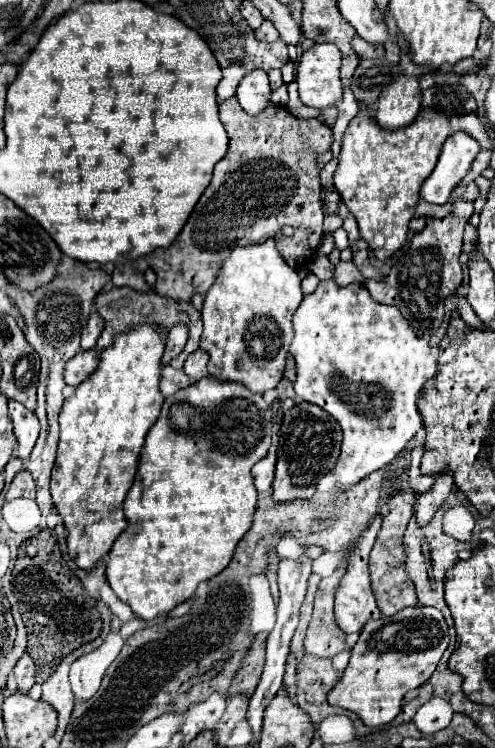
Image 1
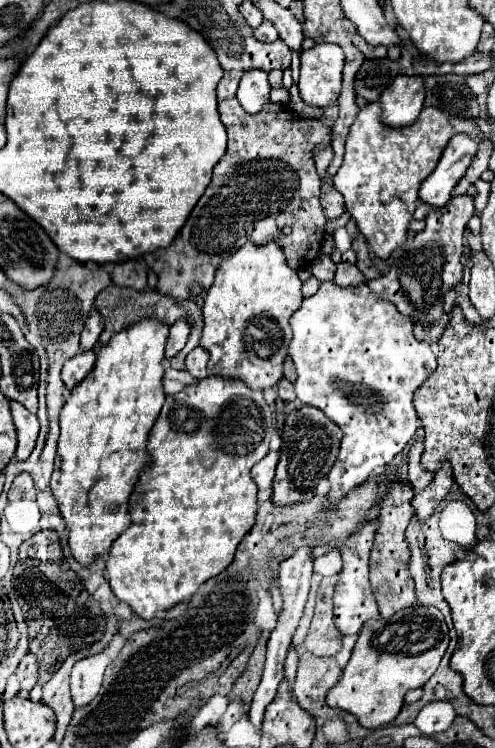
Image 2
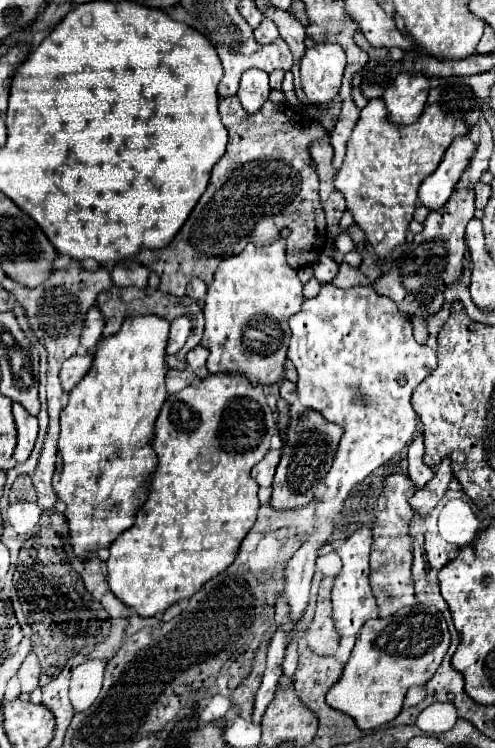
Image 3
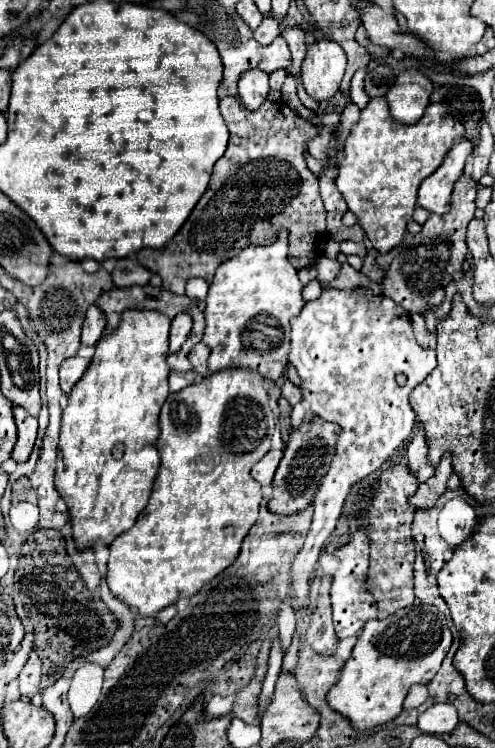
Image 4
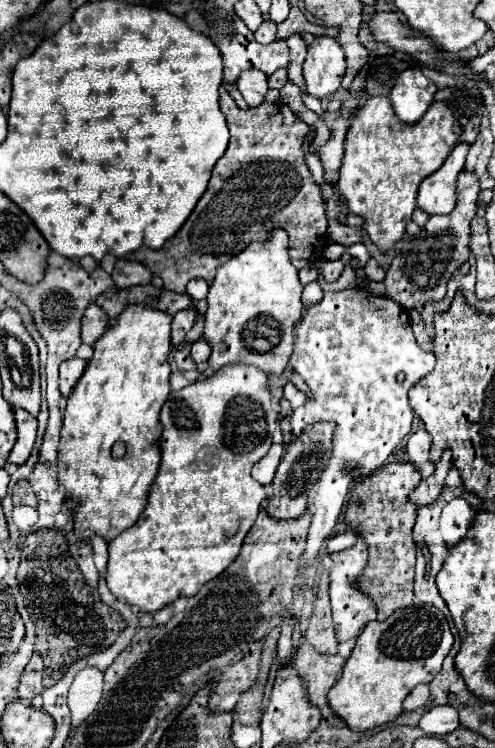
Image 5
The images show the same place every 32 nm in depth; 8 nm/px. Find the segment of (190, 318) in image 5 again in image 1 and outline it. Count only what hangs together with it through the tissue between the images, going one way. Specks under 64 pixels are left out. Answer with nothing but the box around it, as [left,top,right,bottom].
[162,324,188,364]

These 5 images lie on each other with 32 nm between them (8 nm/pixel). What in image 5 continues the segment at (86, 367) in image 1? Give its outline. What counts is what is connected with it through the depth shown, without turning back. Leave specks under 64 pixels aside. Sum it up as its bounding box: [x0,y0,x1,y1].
[60,358,86,396]

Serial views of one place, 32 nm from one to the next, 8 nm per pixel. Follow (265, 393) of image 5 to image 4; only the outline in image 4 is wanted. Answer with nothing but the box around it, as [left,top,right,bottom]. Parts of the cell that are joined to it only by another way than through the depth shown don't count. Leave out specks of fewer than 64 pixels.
[106,368,276,616]

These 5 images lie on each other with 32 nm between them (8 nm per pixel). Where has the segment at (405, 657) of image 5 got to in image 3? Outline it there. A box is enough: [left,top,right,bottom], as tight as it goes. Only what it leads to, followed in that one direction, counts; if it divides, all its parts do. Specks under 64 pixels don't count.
[326,606,448,730]

